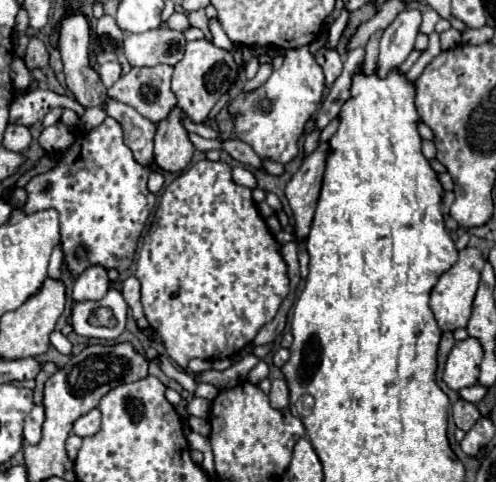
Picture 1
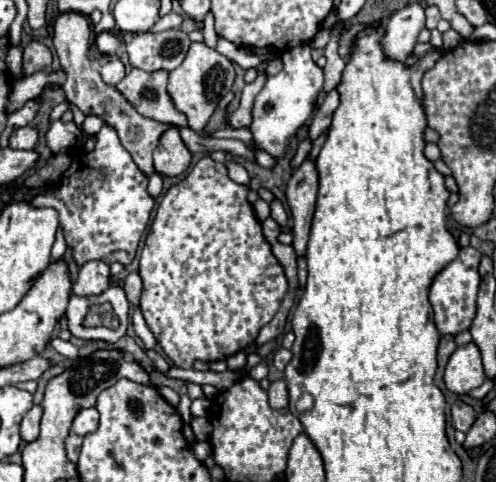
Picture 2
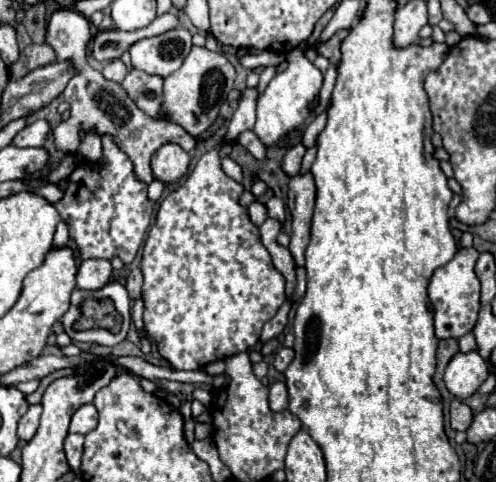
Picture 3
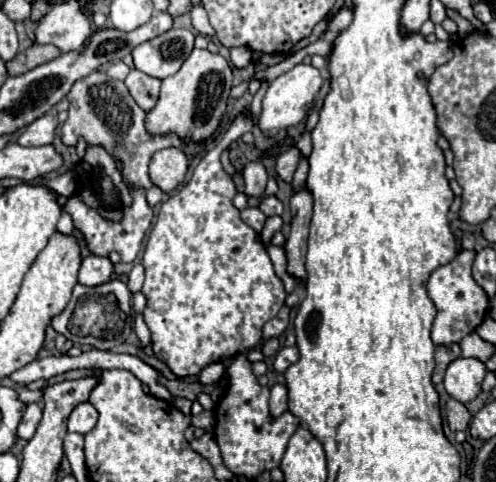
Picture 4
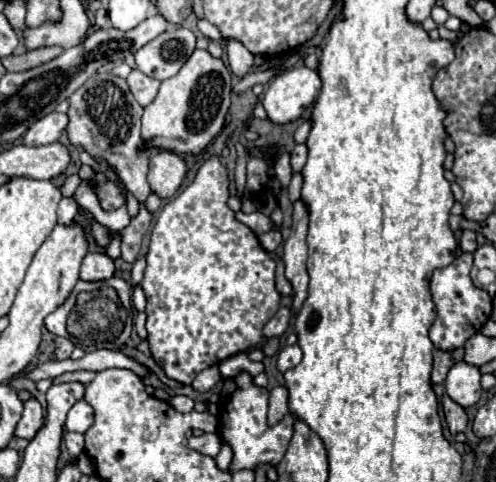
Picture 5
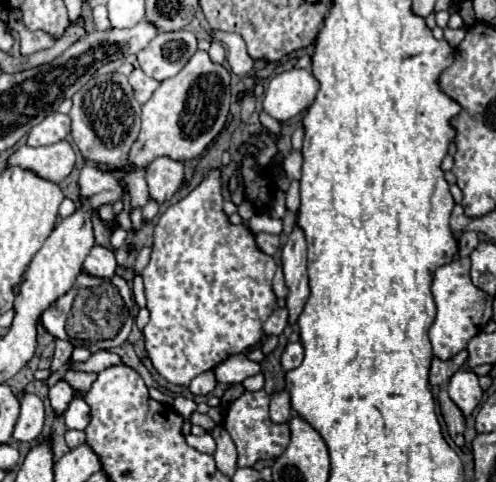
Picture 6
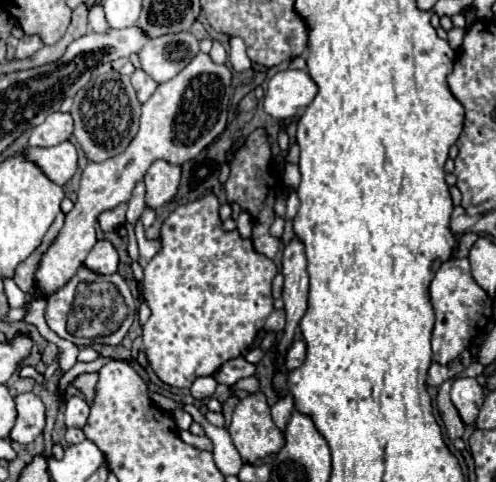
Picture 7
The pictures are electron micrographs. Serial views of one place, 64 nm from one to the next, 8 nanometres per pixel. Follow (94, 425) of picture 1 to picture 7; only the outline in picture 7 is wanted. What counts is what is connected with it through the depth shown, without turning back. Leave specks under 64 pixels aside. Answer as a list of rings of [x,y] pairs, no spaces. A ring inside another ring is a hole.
[[[72,396],[68,398],[68,402],[64,404],[66,406],[66,412],[64,412],[64,422],[66,426],[74,426],[74,428],[84,428],[86,420],[88,420],[88,412],[90,412],[90,406],[78,398],[78,396]]]

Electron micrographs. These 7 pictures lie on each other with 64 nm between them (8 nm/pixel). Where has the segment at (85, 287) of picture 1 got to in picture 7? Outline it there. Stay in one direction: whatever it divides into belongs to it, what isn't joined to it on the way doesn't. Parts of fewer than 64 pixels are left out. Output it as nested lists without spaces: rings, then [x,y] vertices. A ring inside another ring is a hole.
[[[98,240],[90,250],[84,266],[96,274],[104,274],[104,276],[114,274],[118,268],[118,252],[110,242]]]

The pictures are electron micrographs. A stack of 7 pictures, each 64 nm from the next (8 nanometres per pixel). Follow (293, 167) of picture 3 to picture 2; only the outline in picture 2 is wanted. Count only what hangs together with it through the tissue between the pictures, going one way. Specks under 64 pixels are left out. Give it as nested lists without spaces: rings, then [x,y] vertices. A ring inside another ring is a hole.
[[[310,138],[302,140],[302,142],[300,142],[300,146],[298,146],[298,152],[296,152],[294,160],[292,160],[292,166],[294,166],[294,168],[296,168],[296,166],[300,166],[300,164],[308,158],[310,150],[312,150],[312,140],[310,140]]]

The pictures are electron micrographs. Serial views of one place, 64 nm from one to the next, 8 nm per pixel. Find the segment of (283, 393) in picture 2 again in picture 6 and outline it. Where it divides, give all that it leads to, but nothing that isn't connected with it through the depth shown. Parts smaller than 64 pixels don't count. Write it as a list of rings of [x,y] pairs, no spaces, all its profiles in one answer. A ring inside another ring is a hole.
[[[288,390],[274,392],[270,396],[270,420],[274,424],[284,424],[292,418],[292,408],[290,408],[290,394]]]

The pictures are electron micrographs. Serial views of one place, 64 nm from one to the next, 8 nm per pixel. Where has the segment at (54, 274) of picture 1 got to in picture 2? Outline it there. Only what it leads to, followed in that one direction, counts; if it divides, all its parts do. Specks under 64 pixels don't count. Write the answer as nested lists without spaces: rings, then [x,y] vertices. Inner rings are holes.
[[[58,230],[56,242],[54,242],[54,246],[52,246],[52,262],[58,262],[58,260],[64,256],[64,252],[66,252],[66,242],[64,242],[62,232]]]

